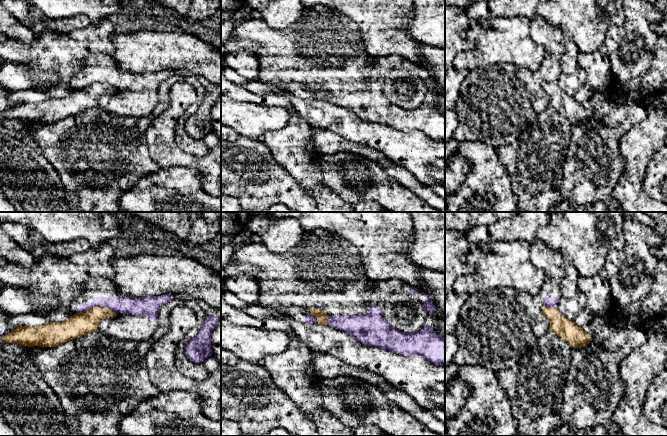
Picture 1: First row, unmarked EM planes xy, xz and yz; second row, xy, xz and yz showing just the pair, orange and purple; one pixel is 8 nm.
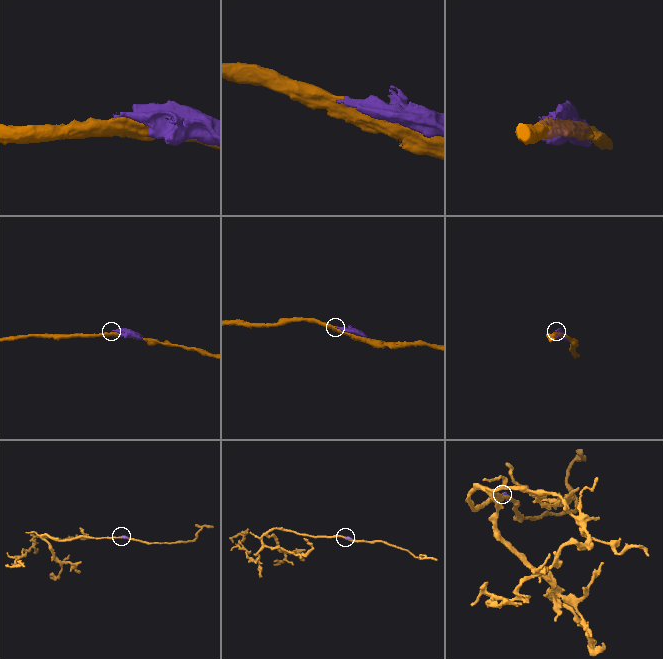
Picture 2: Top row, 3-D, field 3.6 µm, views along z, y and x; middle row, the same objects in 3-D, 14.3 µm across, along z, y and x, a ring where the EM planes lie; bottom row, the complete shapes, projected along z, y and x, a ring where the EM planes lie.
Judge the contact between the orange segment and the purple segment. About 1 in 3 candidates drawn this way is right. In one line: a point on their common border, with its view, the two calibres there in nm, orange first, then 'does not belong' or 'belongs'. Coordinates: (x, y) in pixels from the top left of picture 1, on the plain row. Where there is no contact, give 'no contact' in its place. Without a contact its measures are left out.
contact xy (95, 82); calibres 180 and 140 nm; does not belong

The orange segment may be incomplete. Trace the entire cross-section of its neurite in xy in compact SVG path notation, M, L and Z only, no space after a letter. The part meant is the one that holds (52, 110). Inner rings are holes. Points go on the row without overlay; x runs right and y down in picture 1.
M95 82L76 89L62 98L50 98L37 103L21 102L3 113L5 119L17 119L23 122L56 123L67 117L79 114L90 108L98 108L99 98L117 89Z

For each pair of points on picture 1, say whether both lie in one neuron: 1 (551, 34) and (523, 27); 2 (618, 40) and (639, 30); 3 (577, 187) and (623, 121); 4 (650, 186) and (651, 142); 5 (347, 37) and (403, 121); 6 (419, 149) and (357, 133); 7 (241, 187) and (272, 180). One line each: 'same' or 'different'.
1: different
2: same
3: same
4: different
5: same
6: same
7: same

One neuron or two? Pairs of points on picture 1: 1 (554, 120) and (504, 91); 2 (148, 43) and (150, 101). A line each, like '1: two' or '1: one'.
1: two
2: two

